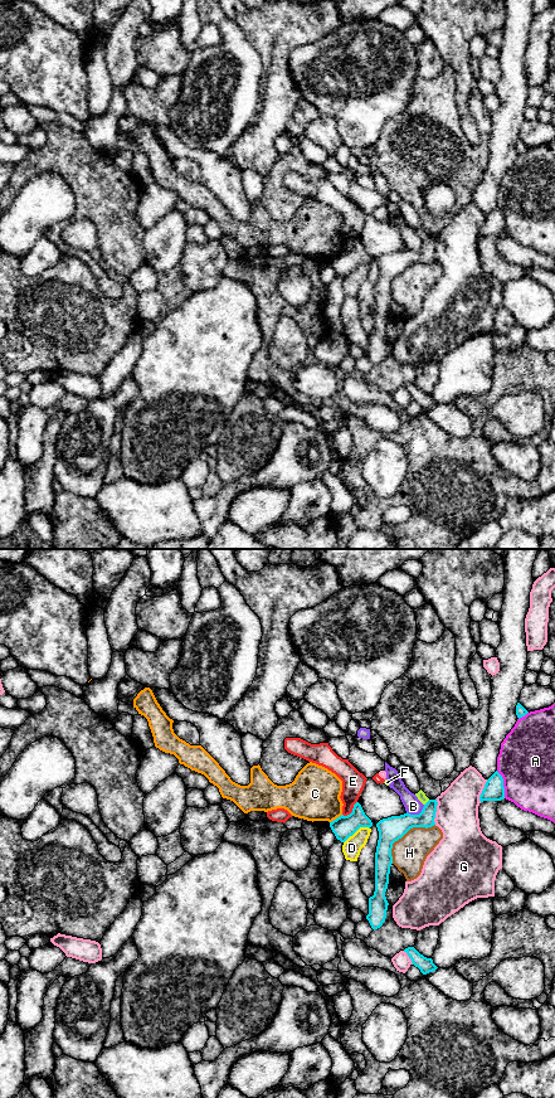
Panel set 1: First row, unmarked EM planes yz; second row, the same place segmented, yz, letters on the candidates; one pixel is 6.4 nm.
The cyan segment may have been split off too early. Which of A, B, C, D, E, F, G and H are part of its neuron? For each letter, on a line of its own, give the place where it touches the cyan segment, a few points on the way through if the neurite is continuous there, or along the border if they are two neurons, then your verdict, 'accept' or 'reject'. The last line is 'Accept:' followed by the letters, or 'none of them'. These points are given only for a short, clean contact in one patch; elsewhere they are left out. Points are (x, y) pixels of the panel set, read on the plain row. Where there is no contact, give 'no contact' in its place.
A: contact yz (502, 220); reject
B: contact yz (417, 251); reject
C: contact yz (336, 254); reject
D: contact yz (356, 266); border yz (369, 263), (359, 263), (344, 278); reject
E: contact yz (353, 246); border yz (356, 237), (353, 246), (344, 252); reject
F: contact yz (427, 238); reject
G: contact yz (436, 247); reject
H: contact yz (404, 270); reject
Accept: none of them

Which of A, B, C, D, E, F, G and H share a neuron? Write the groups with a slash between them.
A / B / C / D / E G / F / H

